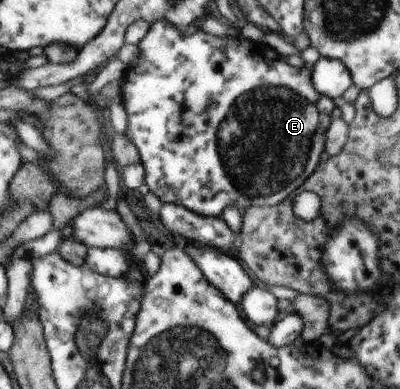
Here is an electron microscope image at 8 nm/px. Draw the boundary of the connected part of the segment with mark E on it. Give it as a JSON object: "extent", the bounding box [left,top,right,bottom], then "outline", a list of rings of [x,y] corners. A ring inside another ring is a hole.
{"extent":[121,20,334,217],"outline":[[[166,20],[150,23],[147,33],[137,43],[138,58],[136,64],[124,71],[121,81],[121,97],[127,117],[125,137],[137,148],[140,164],[144,169],[144,184],[161,203],[177,204],[193,213],[220,217],[229,207],[238,207],[241,211],[252,206],[274,206],[294,195],[301,184],[312,175],[319,155],[323,151],[323,133],[326,132],[331,119],[334,103],[317,93],[312,84],[312,66],[293,67],[272,47],[263,42],[254,42],[241,36],[215,37],[196,30],[184,37],[181,29],[172,26]]]}

